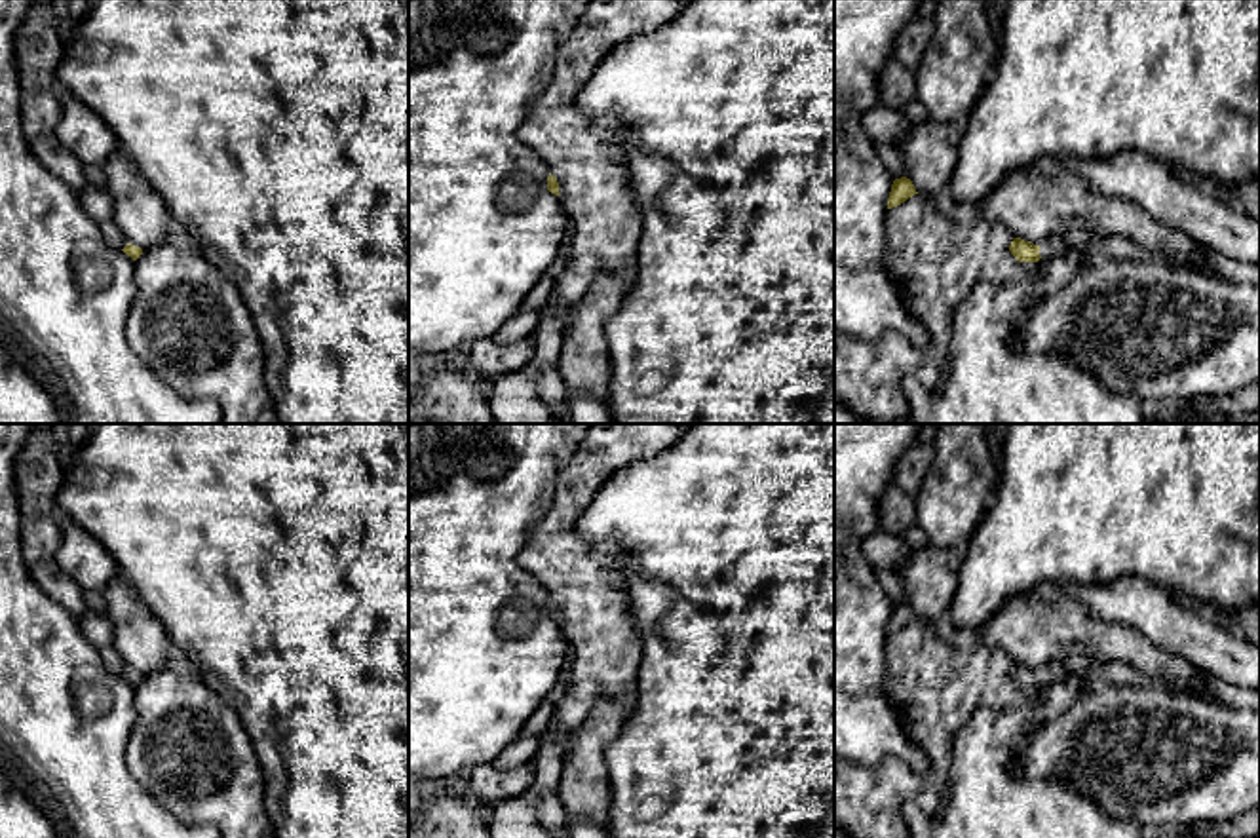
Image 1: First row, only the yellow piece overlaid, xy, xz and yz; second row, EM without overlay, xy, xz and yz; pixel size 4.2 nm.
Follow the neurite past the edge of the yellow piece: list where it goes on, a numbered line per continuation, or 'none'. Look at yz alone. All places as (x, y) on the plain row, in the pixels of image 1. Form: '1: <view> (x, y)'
1: yz (1103, 673)

